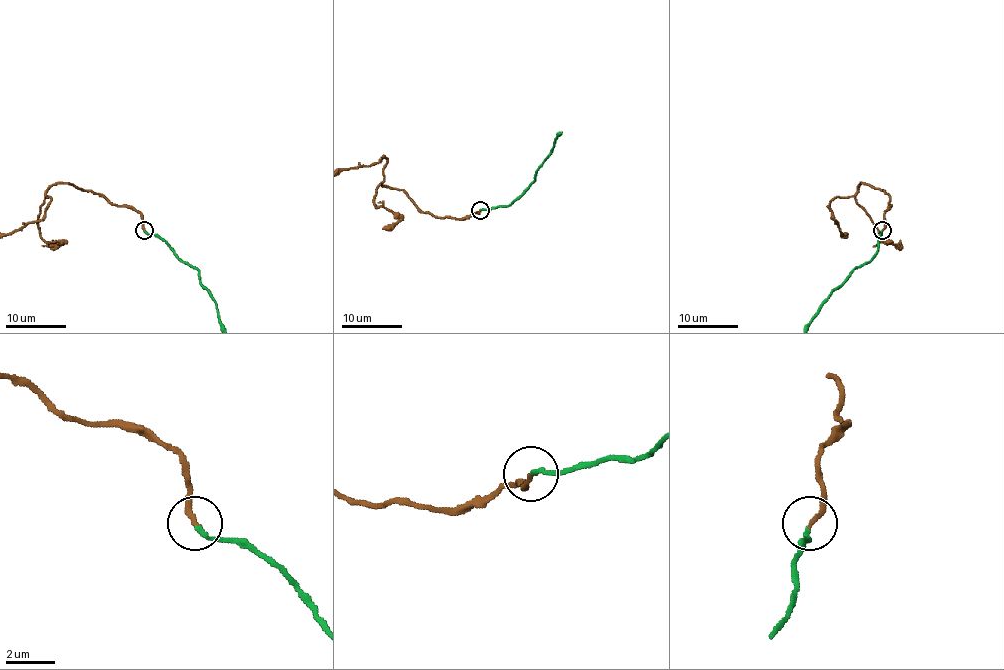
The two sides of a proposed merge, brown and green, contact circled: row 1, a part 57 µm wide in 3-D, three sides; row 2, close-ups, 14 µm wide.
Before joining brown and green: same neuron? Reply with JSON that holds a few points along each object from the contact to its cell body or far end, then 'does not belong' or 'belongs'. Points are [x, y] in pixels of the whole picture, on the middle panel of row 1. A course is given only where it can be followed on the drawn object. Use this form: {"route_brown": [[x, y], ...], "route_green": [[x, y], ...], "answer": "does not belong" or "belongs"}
{"route_brown": [[480, 209], [467, 217], [423, 212], [402, 190], [382, 182], [385, 158], [337, 170]], "answer": "belongs"}

